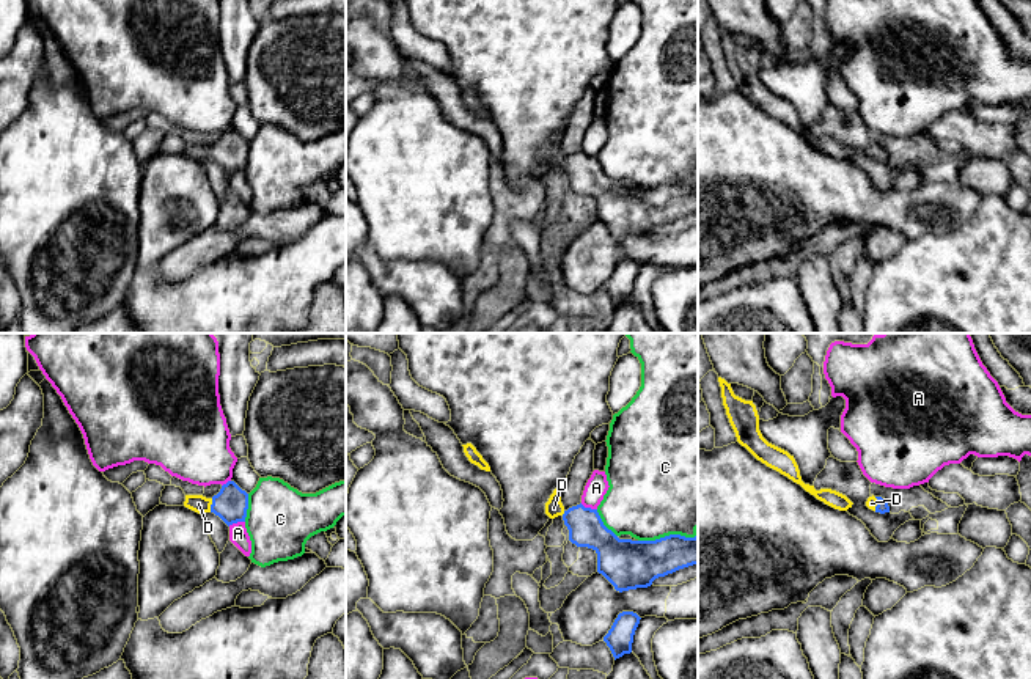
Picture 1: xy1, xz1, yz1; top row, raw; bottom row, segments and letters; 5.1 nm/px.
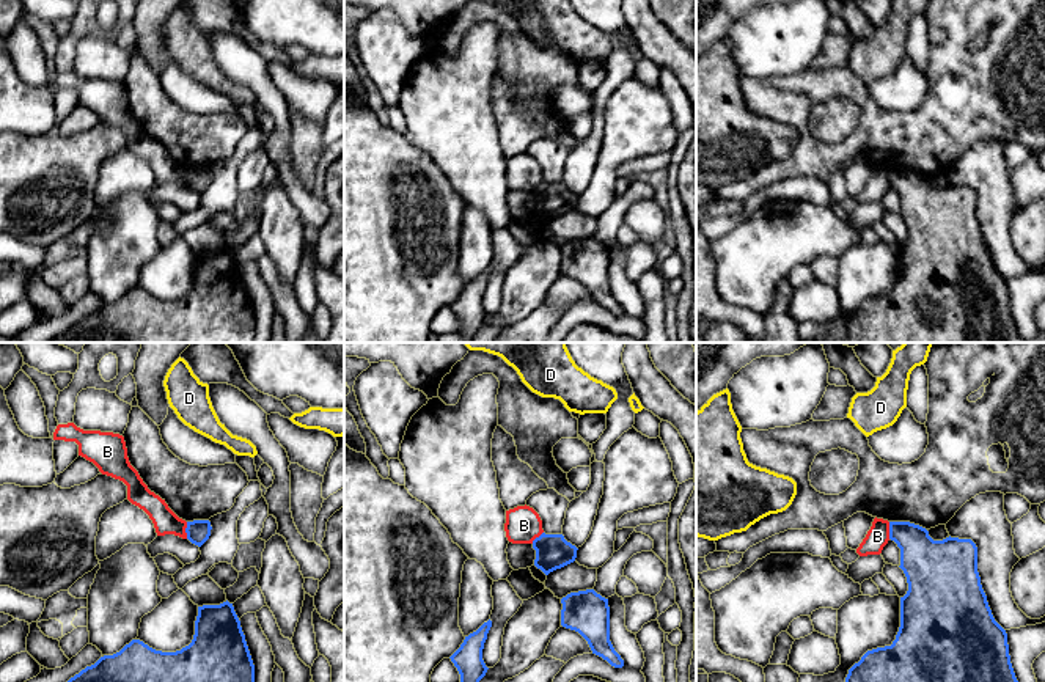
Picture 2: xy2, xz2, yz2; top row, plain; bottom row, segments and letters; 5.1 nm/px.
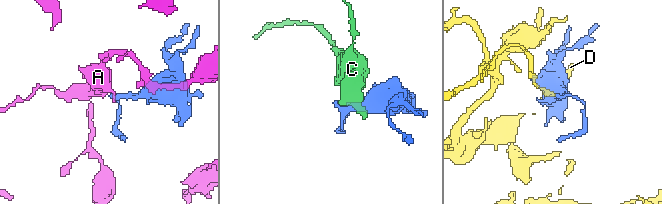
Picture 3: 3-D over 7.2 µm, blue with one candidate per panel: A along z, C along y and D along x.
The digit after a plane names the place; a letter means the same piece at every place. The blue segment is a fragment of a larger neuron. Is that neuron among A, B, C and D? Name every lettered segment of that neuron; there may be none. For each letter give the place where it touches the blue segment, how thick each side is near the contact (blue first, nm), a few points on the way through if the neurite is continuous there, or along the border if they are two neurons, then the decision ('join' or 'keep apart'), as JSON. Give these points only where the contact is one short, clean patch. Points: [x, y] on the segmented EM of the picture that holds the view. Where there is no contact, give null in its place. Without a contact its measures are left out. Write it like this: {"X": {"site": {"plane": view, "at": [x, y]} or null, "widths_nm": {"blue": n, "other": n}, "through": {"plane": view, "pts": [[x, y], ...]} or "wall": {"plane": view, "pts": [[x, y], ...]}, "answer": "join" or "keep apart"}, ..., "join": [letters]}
{"A": {"site": {"plane": "xy1", "at": [236, 522]}, "widths_nm": {"blue": 170, "other": 100}, "wall": {"plane": "xy1", "pts": [[244, 521], [228, 525]]}, "answer": "keep apart"}, "B": {"site": {"plane": "xy2", "at": [186, 530]}, "widths_nm": {"blue": 120, "other": 130}, "wall": {"plane": "xy2", "pts": [[187, 522], [186, 538]]}, "answer": "keep apart"}, "C": {"site": {"plane": "xz1", "at": [670, 535]}, "widths_nm": {"blue": 240, "other": 500}, "answer": "keep apart"}, "D": {"site": {"plane": "xy1", "at": [211, 505]}, "widths_nm": {"blue": 170, "other": 90}, "through": {"plane": "xy1", "pts": [[231, 503], [211, 505], [198, 503]]}, "answer": "join"}, "join": ["D"]}

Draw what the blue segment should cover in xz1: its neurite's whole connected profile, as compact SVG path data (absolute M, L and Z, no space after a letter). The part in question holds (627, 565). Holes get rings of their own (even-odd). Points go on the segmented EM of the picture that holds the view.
M556 487L545 503L550 519L563 517L569 541L597 553L597 572L616 591L648 588L659 577L698 564L698 528L695 538L670 534L655 541L619 539L608 530L597 509L582 503L564 509L561 489Z

